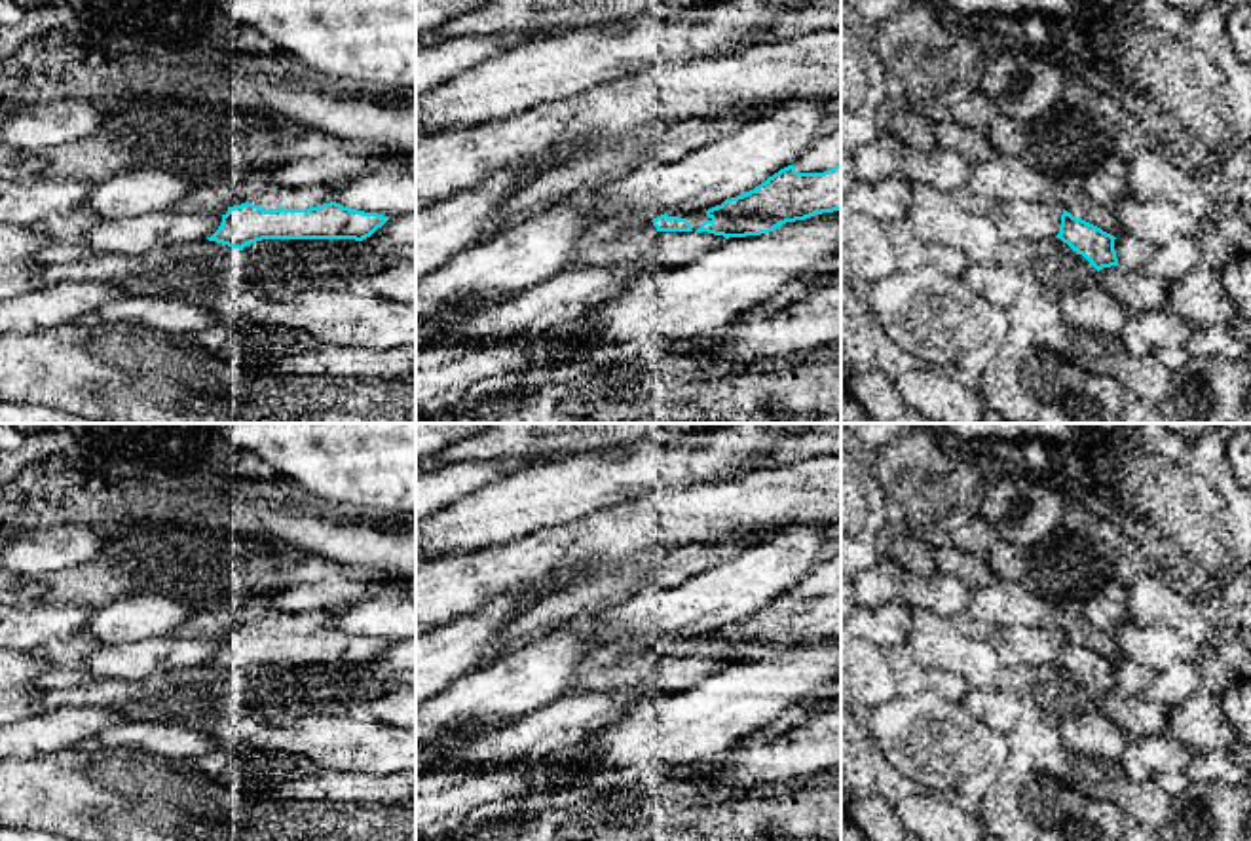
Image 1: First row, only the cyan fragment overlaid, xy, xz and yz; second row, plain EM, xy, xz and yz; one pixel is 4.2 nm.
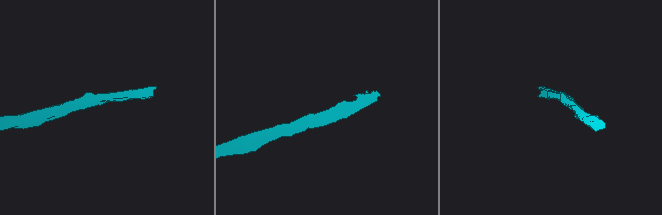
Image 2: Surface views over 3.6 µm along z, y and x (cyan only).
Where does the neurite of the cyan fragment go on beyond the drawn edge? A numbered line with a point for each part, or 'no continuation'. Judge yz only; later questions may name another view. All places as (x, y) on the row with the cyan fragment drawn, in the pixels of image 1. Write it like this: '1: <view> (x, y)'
no continuation

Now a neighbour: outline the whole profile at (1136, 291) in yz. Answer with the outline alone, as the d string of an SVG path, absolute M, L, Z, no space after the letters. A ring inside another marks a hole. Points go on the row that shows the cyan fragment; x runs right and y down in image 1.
M1118 264L1099 270L1097 279L1131 313L1169 308L1171 285L1160 277L1131 271Z

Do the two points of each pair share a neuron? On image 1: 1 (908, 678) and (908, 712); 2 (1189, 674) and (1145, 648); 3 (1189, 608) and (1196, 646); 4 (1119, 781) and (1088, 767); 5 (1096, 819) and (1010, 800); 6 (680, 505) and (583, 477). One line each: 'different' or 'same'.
1: different
2: different
3: different
4: same
5: same
6: different

